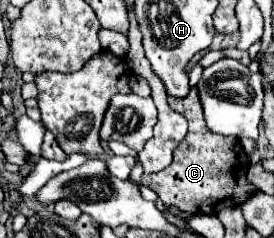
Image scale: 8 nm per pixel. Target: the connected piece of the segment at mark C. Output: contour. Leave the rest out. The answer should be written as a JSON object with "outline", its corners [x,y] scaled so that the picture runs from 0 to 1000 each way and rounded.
{"outline":[[[693,374],[693,391],[664,416],[613,408],[613,441],[686,500],[686,567],[635,634],[628,685],[562,735],[526,727],[518,777],[547,777],[599,861],[628,861],[686,895],[792,903],[810,878],[891,861],[934,811],[934,786],[905,761],[898,727],[912,685],[876,592],[861,576],[766,559],[715,374]]]}

